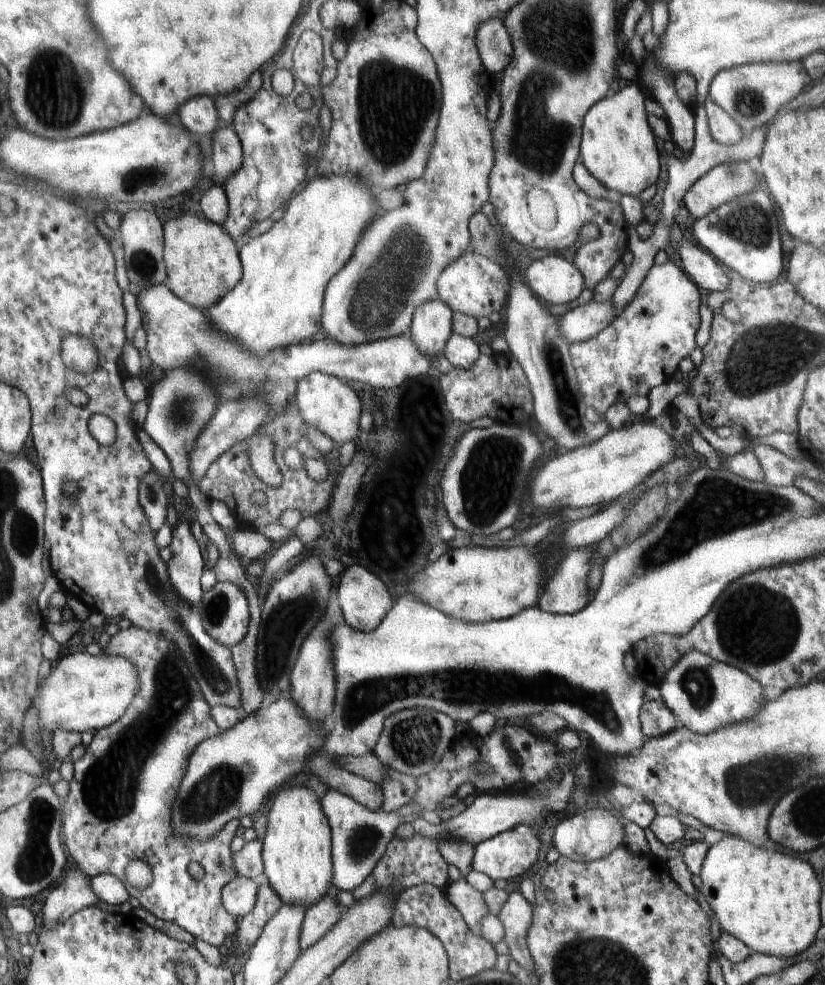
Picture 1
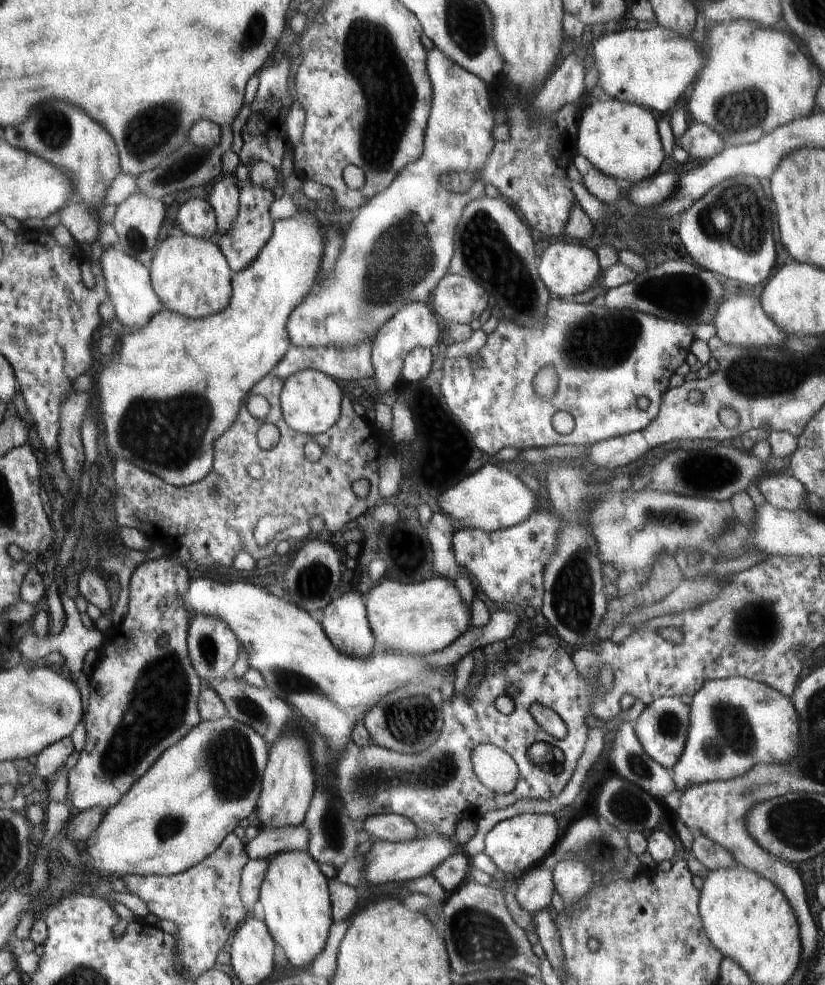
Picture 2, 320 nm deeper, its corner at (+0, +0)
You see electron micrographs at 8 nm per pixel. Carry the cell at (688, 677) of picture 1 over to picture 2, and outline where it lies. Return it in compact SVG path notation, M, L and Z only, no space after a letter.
M746 677L706 681L689 704L689 734L680 760L672 768L677 790L712 781L727 781L748 773L757 764L787 763L801 746L800 714L781 691Z

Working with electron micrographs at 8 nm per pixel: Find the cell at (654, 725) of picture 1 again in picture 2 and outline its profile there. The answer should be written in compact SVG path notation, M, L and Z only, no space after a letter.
M678 695L660 697L647 704L637 720L633 723L637 737L644 750L670 772L684 752L689 734L689 706Z

